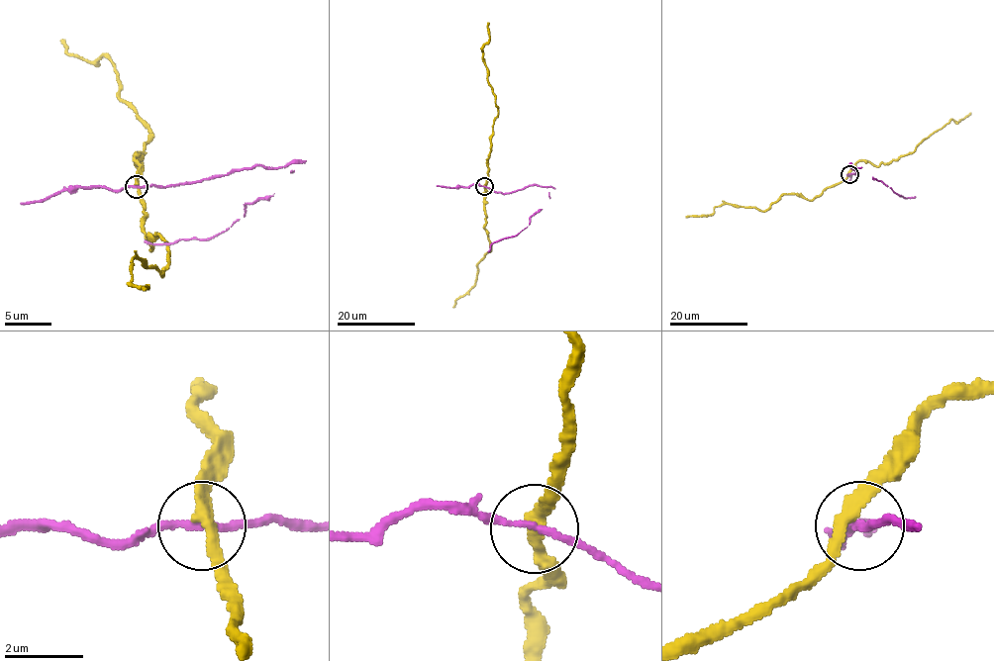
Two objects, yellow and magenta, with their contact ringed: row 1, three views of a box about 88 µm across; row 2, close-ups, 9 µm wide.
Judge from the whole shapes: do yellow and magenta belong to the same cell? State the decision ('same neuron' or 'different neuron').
different neuron

